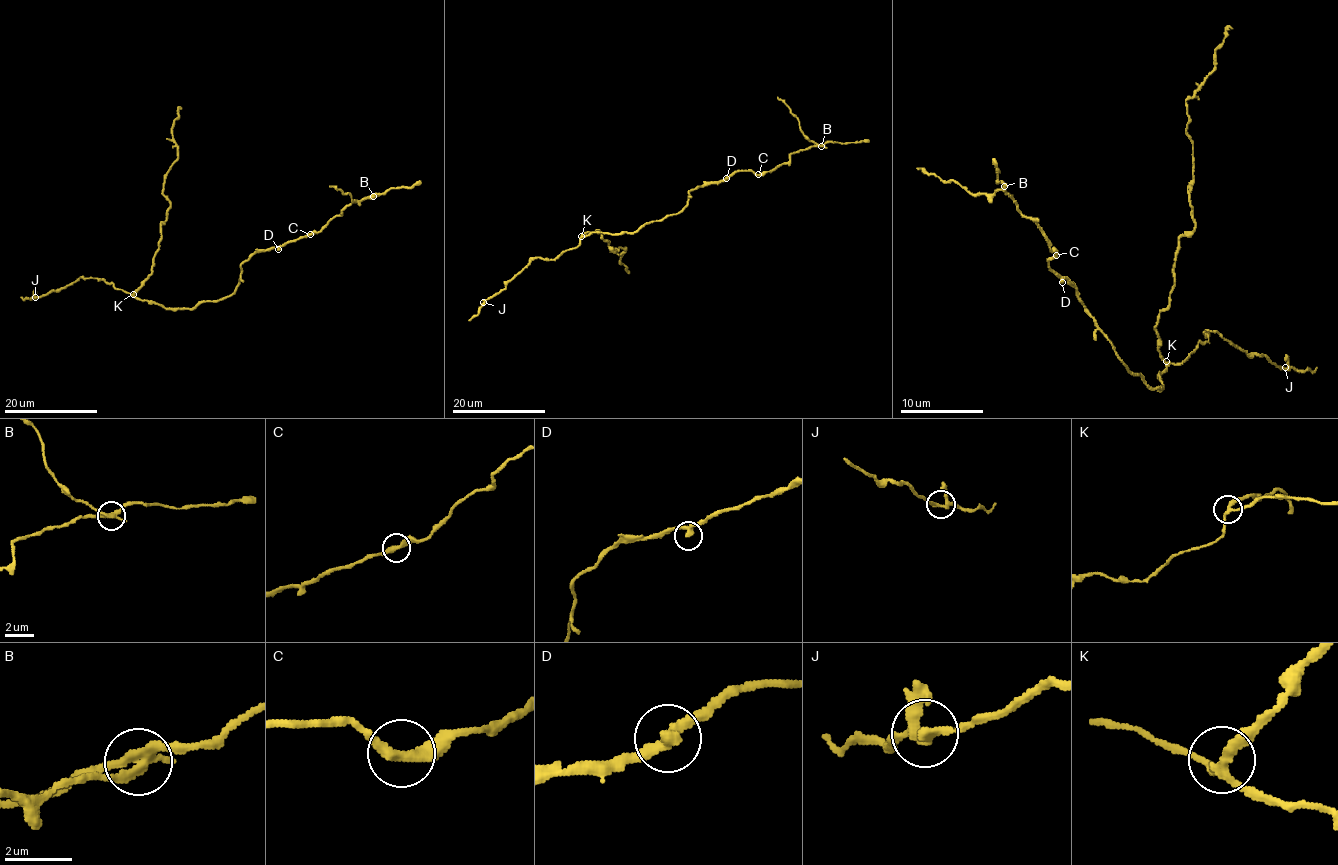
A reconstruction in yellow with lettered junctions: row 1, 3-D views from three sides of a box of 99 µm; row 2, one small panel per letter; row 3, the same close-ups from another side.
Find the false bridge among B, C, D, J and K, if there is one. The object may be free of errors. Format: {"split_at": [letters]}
{"split_at": ["B"]}

